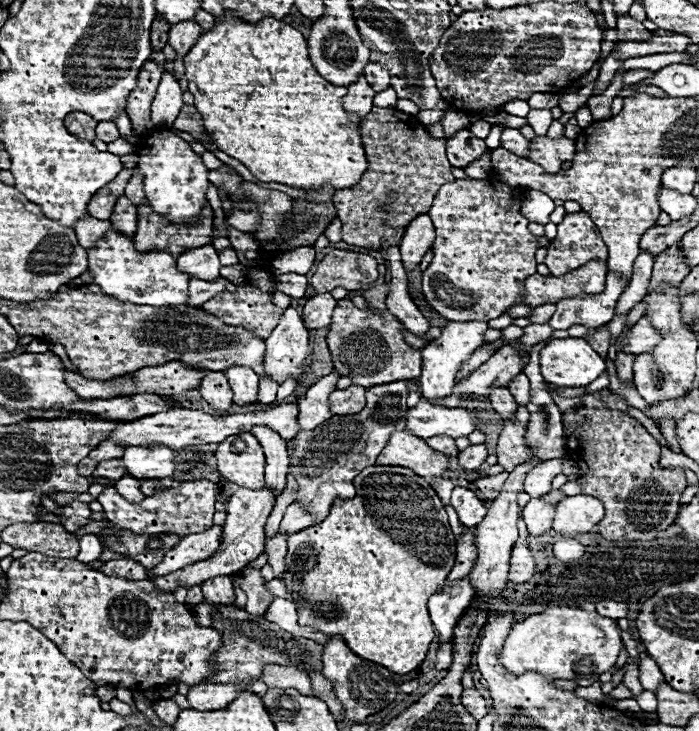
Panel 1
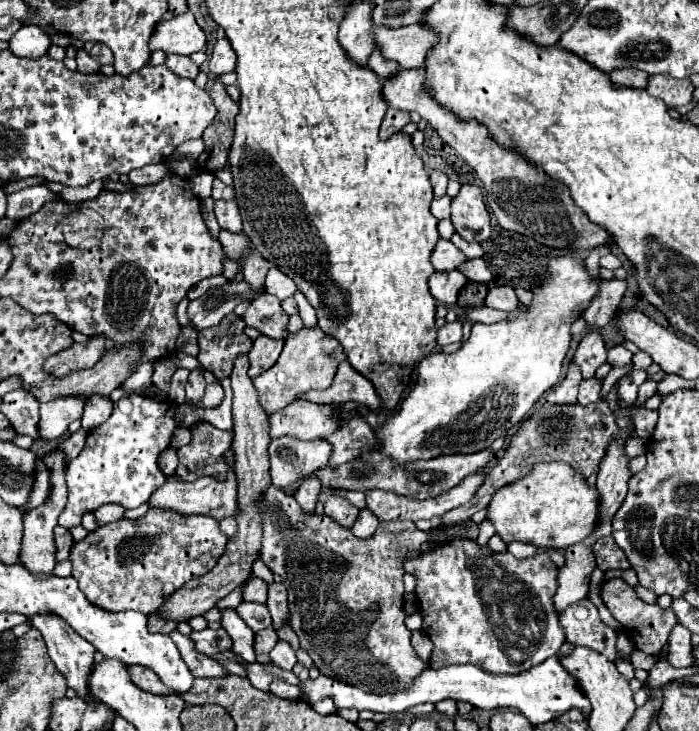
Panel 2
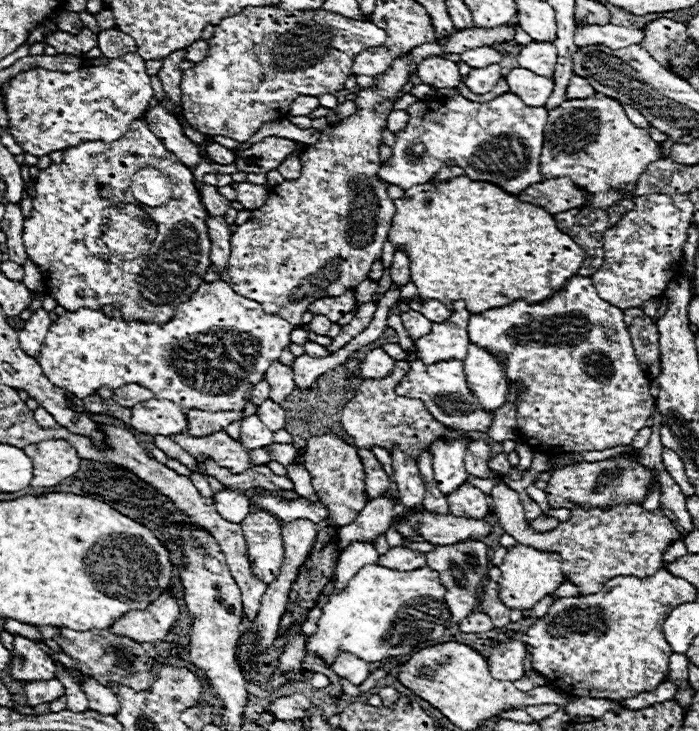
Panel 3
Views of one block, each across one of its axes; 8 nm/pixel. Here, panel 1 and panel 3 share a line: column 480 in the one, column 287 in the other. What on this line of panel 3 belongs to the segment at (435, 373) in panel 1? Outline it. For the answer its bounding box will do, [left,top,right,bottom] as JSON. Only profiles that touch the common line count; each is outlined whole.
[36,280,294,410]

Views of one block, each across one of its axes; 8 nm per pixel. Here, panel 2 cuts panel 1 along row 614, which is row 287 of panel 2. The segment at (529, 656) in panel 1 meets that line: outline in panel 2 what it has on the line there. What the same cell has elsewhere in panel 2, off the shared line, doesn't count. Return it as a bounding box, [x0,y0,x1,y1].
[360,258,600,462]

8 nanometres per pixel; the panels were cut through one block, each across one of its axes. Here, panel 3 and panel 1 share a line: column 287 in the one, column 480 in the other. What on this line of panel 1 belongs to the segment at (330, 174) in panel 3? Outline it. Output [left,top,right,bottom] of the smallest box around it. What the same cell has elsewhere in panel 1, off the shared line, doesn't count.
[422,176,538,320]

